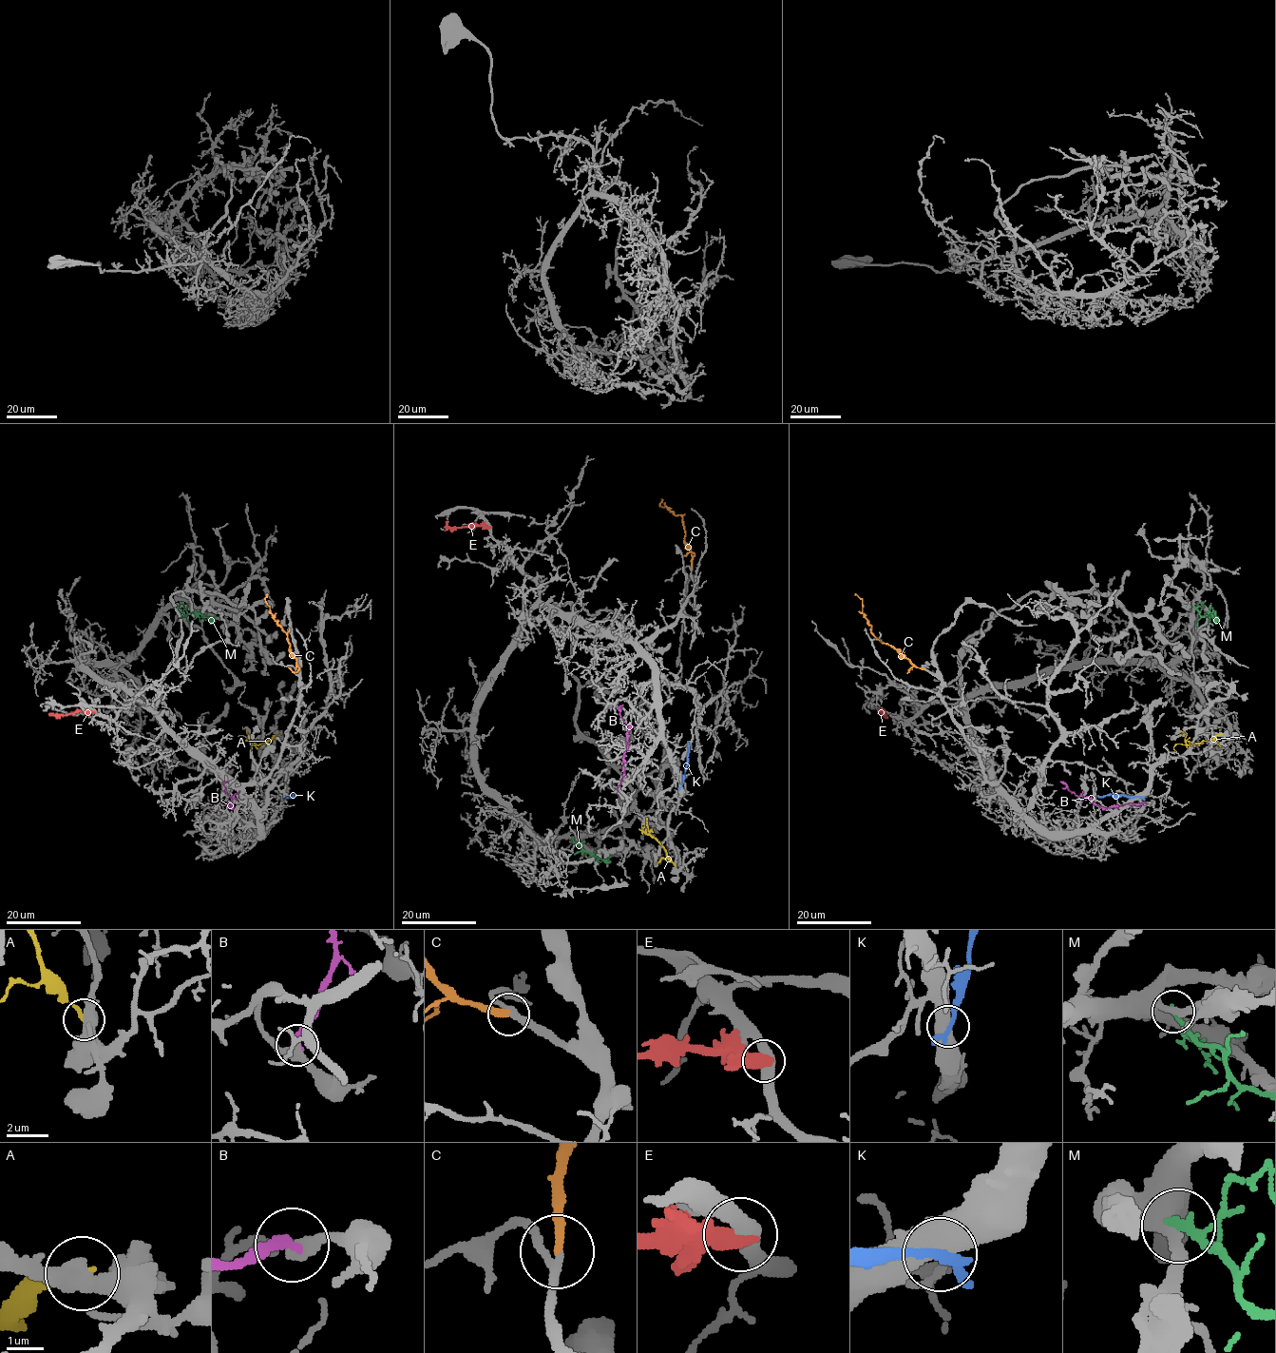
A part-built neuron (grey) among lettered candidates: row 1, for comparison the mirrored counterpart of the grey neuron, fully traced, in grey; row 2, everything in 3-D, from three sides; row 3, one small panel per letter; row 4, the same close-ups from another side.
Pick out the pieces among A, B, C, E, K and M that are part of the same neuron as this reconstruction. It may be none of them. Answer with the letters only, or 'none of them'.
C

